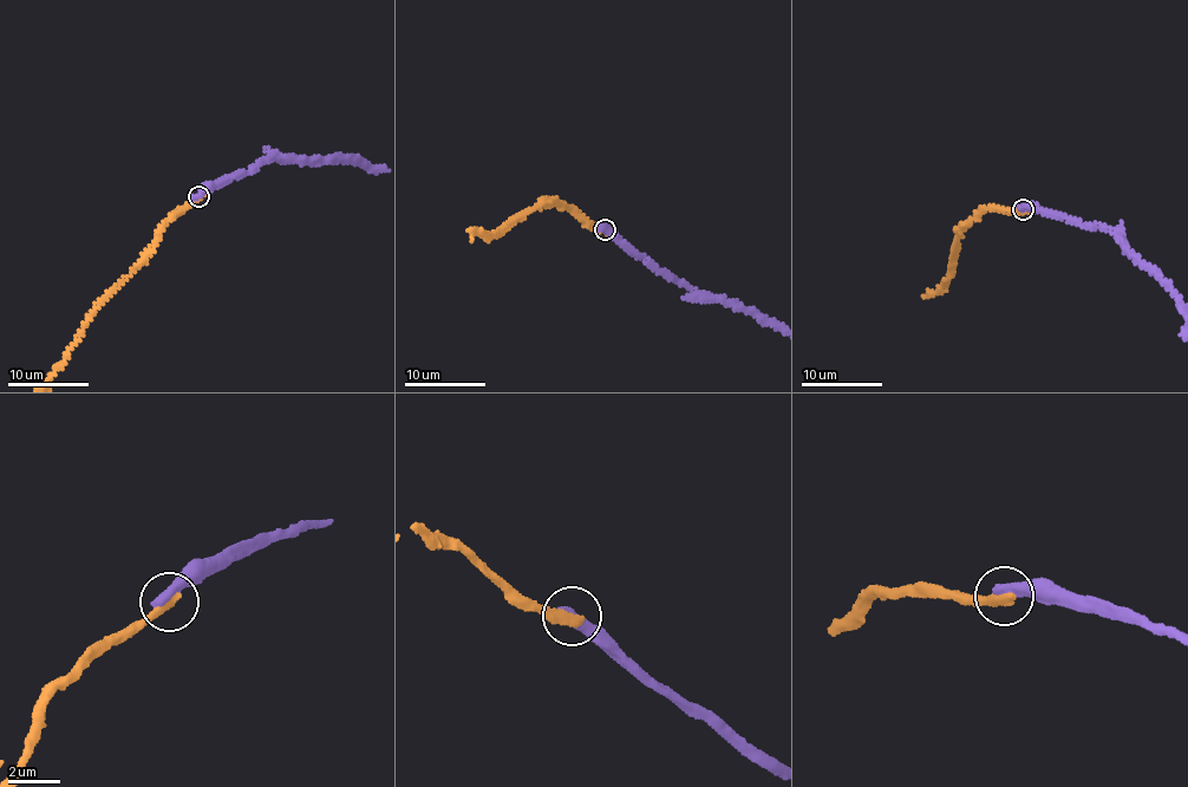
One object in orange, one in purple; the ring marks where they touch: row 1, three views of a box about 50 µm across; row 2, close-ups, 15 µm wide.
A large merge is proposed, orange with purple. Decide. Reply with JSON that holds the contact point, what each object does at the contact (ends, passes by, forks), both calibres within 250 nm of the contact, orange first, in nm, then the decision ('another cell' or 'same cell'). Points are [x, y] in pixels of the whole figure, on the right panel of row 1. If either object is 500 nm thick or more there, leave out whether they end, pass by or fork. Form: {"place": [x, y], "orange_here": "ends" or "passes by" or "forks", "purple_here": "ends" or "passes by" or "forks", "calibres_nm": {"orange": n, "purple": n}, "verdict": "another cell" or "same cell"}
{"place": [1023, 209], "calibres_nm": {"orange": 400, "purple": 550}, "verdict": "another cell"}

